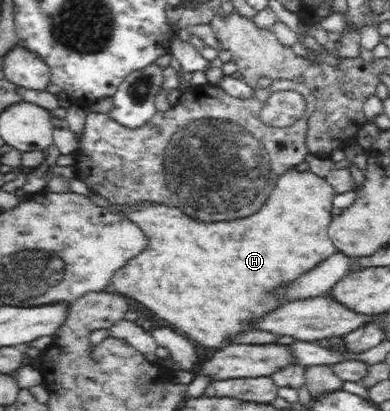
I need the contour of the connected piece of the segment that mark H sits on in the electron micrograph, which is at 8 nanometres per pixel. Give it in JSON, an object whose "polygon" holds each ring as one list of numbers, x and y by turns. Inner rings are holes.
{"polygon":[[292,168,276,179,276,185,272,189,273,191,271,191,269,199,265,201,265,205,263,205,257,213,253,213,251,217,239,219,237,225,231,225,231,221,227,221,227,223,223,221,223,225,203,225,203,223,199,223,199,221,191,220,191,218,181,212,179,208,155,203,154,201,128,202,120,206,114,204,112,207,107,208,107,211,113,212,113,214,117,216,123,216,123,219,141,228,144,237,147,239,147,249,141,251,137,257,129,259,123,269,115,269,115,273,111,275,111,284,116,291,115,293,123,295,124,297,127,295,127,297,131,297,131,299,143,303,143,305,145,305,147,309,151,309,157,317,160,317,163,321,167,321,169,327,173,330,184,333,187,338,191,340,195,339,195,341,198,341,200,345,206,348,225,347,230,343,228,342,229,337,248,331,245,325,247,325,249,319,255,319,255,317,259,317,259,315,263,315,263,313,267,313,267,311,273,311,275,307,281,305,279,300,275,299,273,295,269,295,271,289,275,289,275,287,279,287,279,285,283,285,283,283,295,281,299,275,303,275,305,271,313,269,313,267,319,265,323,259,327,259,327,257,336,253,335,245,327,229,333,217,331,212,334,209,332,201,337,193,334,187,327,182,327,179,321,179,321,177,317,177,315,173,311,173,311,171,295,171]]}

